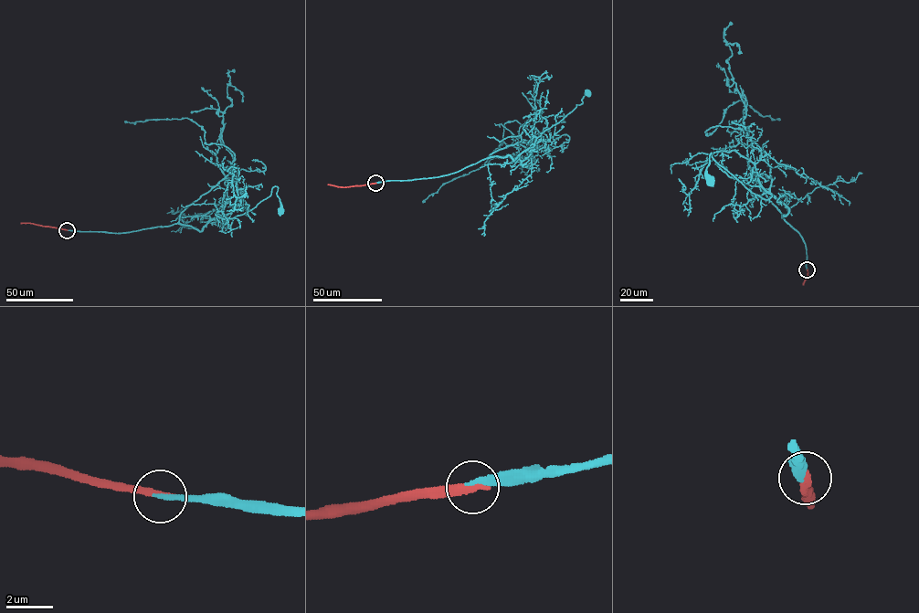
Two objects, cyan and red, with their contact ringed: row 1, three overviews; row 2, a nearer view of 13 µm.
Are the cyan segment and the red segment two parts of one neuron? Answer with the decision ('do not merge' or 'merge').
merge

